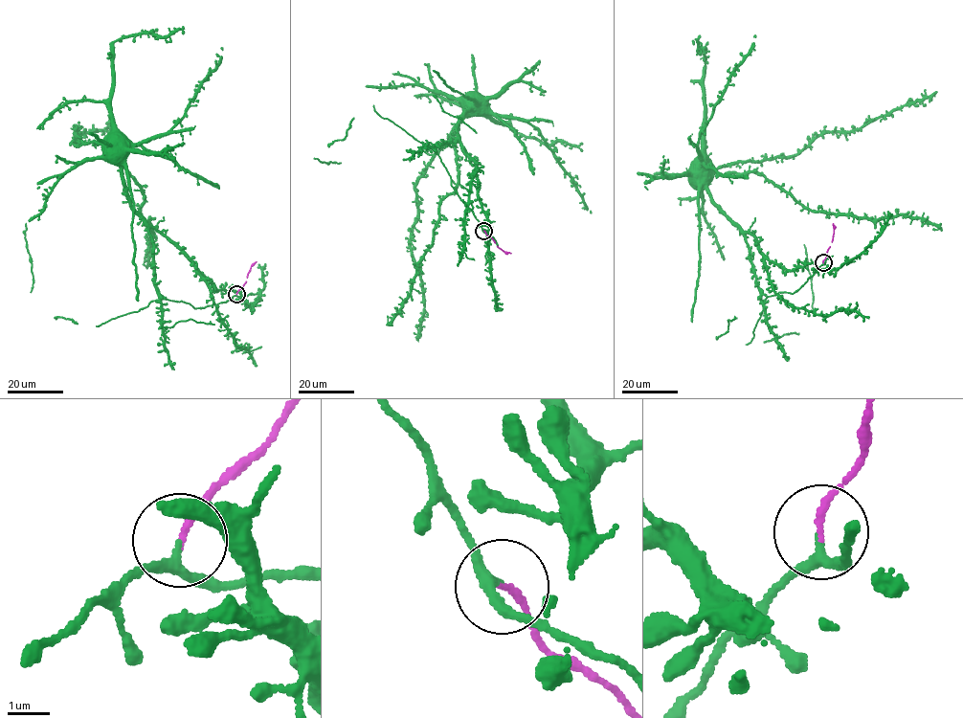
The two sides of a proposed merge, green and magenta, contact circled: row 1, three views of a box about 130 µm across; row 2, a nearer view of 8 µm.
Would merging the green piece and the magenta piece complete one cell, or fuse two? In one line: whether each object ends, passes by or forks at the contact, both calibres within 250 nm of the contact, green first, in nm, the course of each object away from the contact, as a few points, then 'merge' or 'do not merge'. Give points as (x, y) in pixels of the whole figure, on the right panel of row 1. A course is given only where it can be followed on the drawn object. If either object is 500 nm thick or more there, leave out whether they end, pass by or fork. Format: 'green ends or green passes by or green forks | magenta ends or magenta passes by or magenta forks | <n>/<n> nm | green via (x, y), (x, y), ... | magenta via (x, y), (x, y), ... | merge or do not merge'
green passes by | magenta ends | 200/140 nm | green via (822, 262), (793, 293), (762, 294), (745, 236), (709, 196), (714, 174), (760, 172), (812, 211), (933, 229) | magenta via (822, 262), (832, 242), (833, 223) | merge

